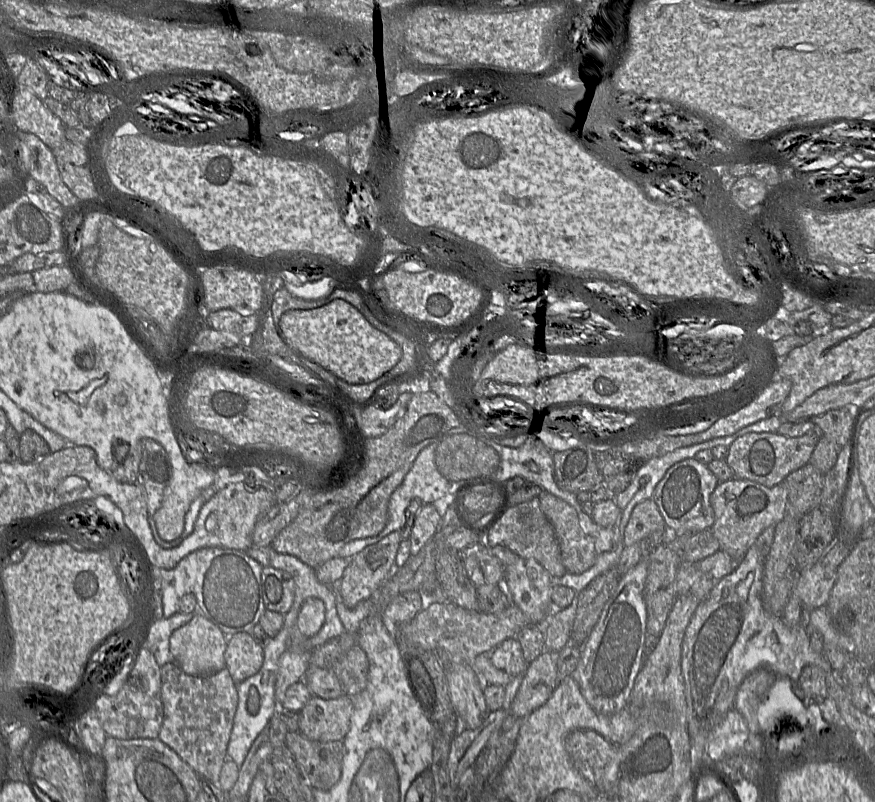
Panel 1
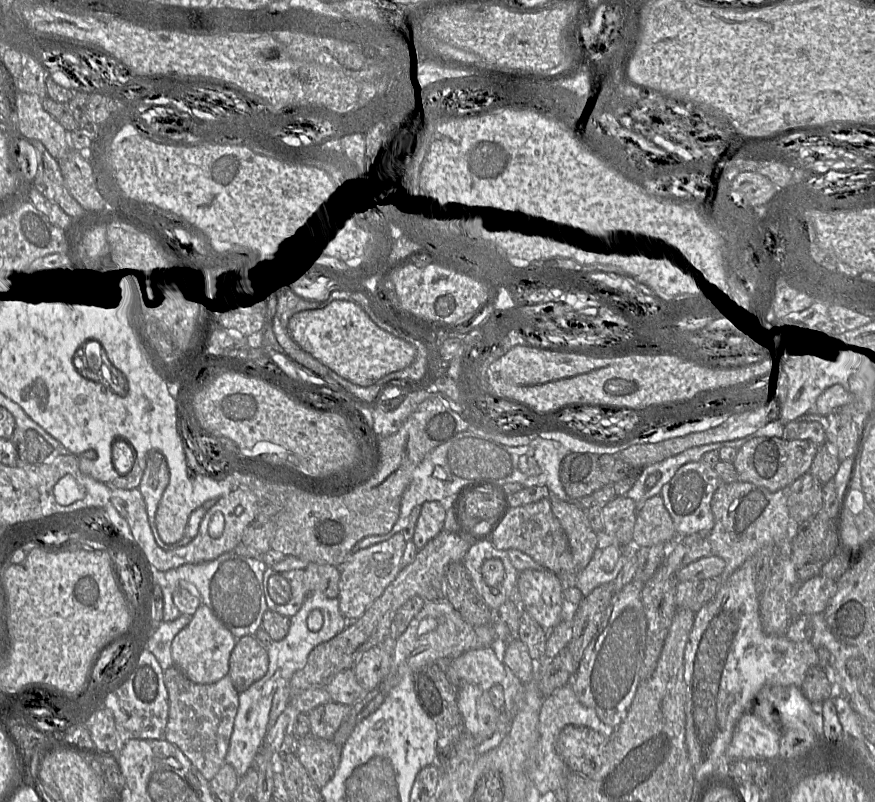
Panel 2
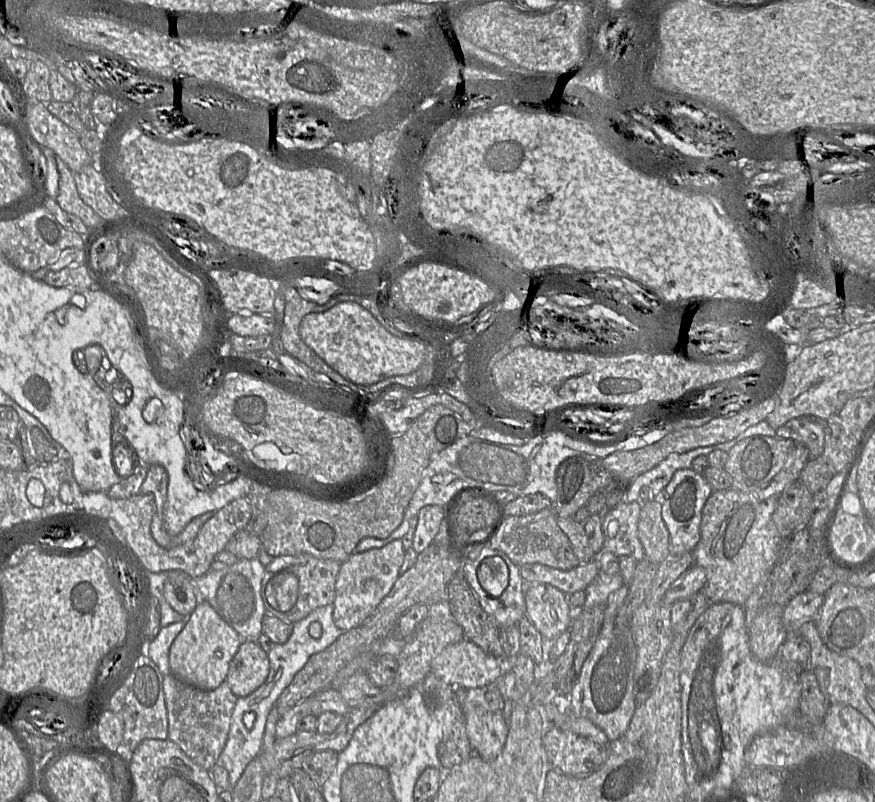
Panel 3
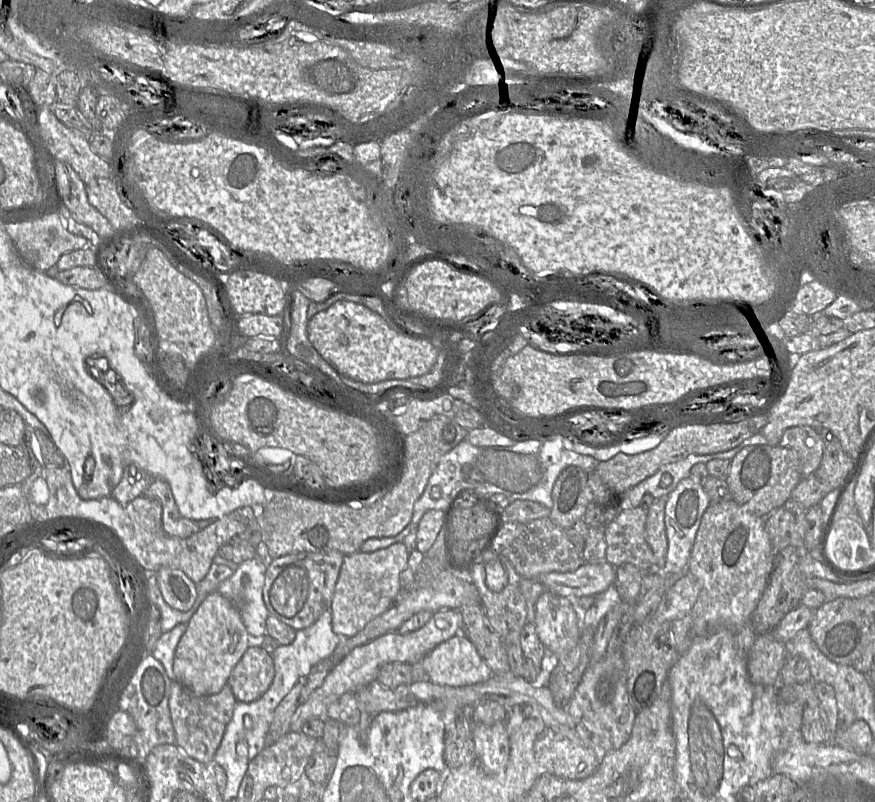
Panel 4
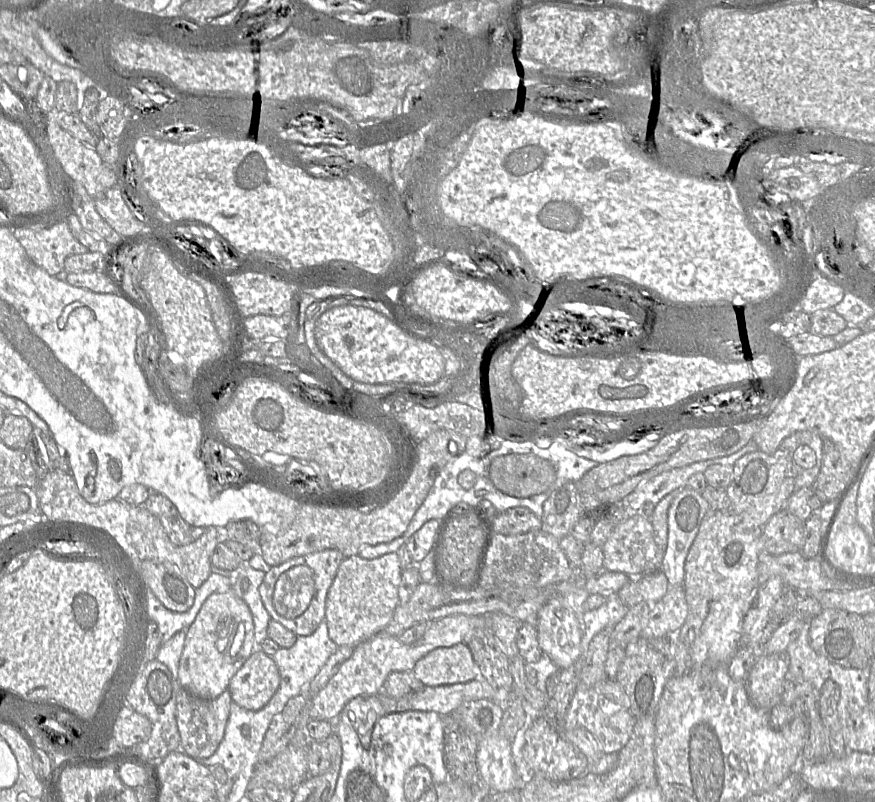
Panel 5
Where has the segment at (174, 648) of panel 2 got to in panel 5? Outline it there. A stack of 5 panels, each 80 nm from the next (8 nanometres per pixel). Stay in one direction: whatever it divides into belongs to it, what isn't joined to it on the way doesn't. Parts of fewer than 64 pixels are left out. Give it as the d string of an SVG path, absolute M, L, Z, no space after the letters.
M232 590L210 594L186 629L178 681L194 696L214 699L228 689L230 679L254 651L254 624L247 604Z

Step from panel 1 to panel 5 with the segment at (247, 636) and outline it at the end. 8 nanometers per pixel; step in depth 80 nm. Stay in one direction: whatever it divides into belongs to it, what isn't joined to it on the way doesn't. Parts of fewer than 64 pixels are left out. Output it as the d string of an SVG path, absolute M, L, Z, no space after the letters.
M254 649L230 679L228 690L233 702L255 711L268 703L279 684L280 674L273 657Z

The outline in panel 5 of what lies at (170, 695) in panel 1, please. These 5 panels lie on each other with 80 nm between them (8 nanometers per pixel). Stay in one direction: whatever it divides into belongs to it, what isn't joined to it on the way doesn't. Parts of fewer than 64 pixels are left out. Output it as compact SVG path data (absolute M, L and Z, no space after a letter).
M181 688L176 700L176 721L184 753L196 760L203 760L216 752L224 737L231 703L228 689L214 699L203 699Z

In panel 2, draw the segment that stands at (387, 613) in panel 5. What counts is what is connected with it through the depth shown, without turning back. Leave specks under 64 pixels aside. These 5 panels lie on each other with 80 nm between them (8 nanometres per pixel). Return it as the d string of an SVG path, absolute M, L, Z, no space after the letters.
M401 532L387 541L375 544L356 553L351 553L340 567L339 609L348 621L358 620L368 607L378 599L401 571L401 560L406 541Z

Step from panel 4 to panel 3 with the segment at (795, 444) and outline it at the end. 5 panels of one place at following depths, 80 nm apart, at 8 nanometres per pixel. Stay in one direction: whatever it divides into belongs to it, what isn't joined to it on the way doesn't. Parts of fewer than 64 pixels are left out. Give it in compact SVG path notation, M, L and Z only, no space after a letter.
M793 418L776 430L776 436L804 444L809 450L809 460L823 454L825 434L821 426L809 418Z

